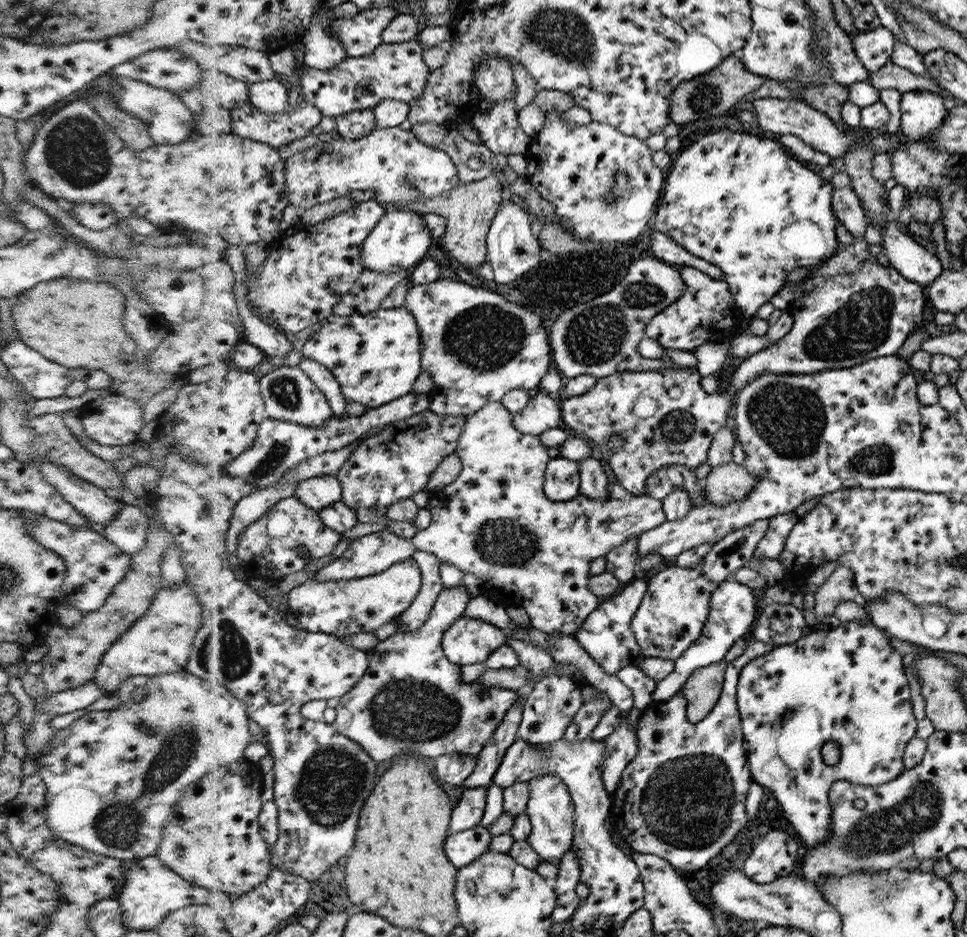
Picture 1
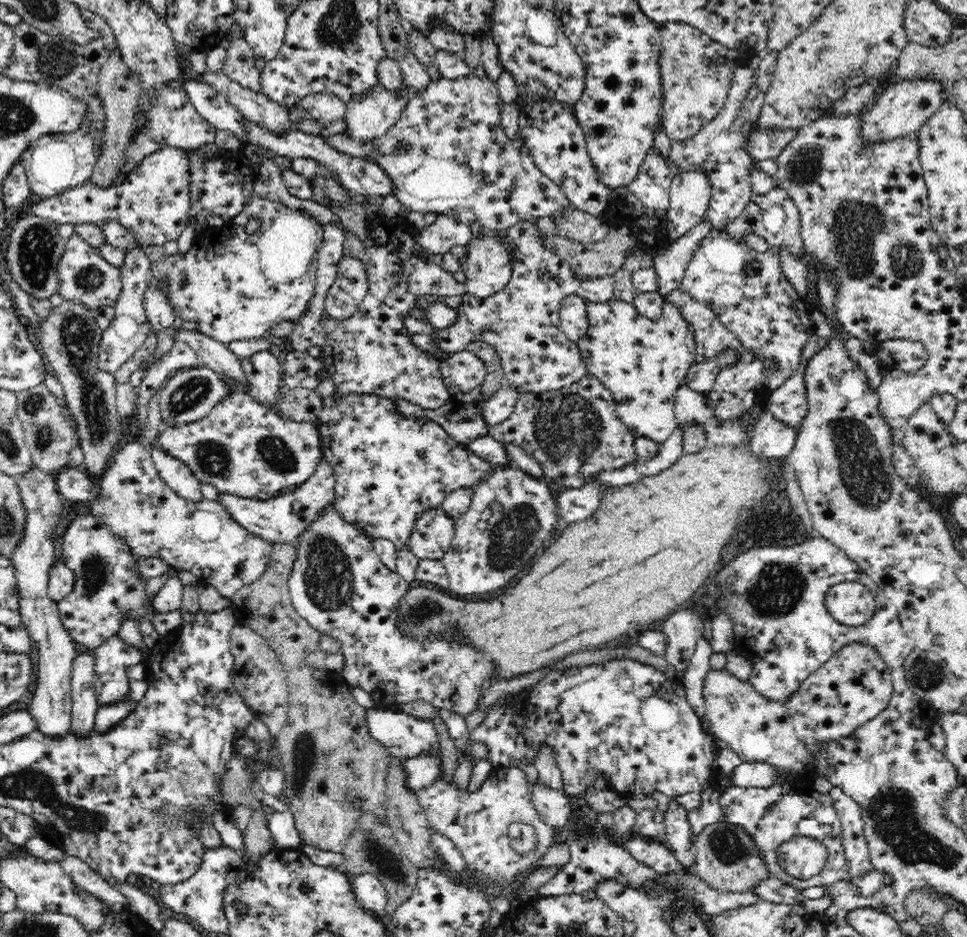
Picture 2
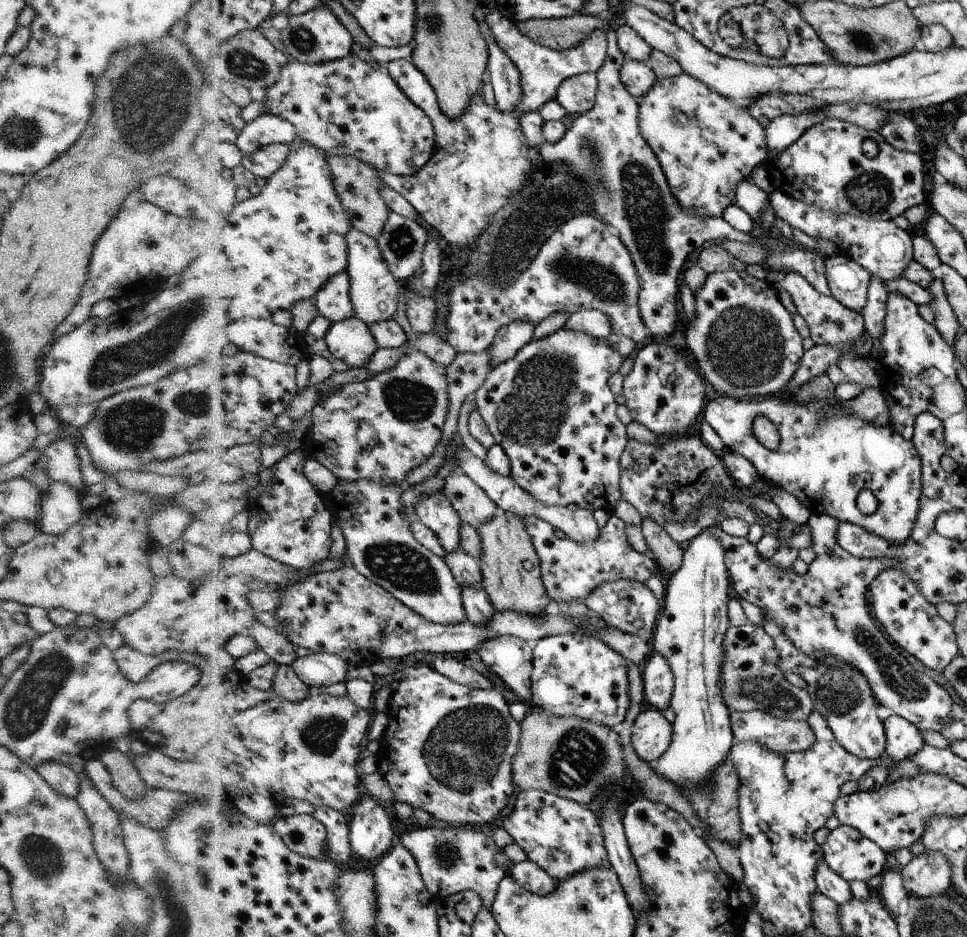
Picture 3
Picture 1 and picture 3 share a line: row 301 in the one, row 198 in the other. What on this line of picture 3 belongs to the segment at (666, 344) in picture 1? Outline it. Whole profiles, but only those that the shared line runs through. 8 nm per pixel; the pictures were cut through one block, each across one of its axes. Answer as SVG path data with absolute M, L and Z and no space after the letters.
M686 73L658 80L644 94L644 100L638 102L641 132L660 160L678 204L694 216L721 217L726 208L735 204L738 185L768 158L764 127L749 113L749 109L716 94L706 83Z

